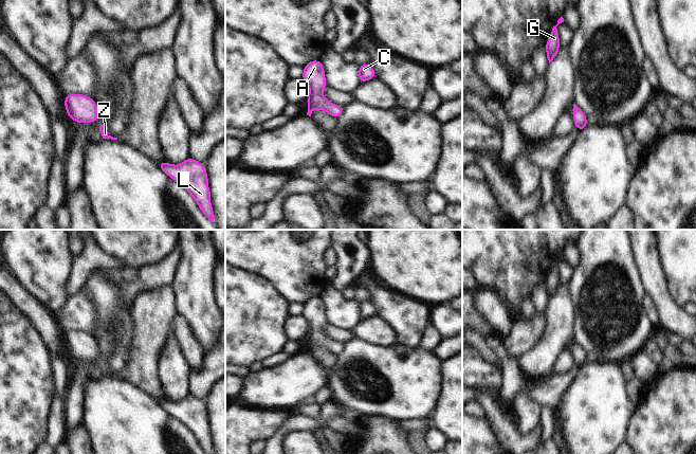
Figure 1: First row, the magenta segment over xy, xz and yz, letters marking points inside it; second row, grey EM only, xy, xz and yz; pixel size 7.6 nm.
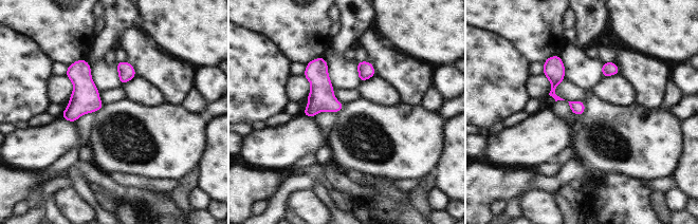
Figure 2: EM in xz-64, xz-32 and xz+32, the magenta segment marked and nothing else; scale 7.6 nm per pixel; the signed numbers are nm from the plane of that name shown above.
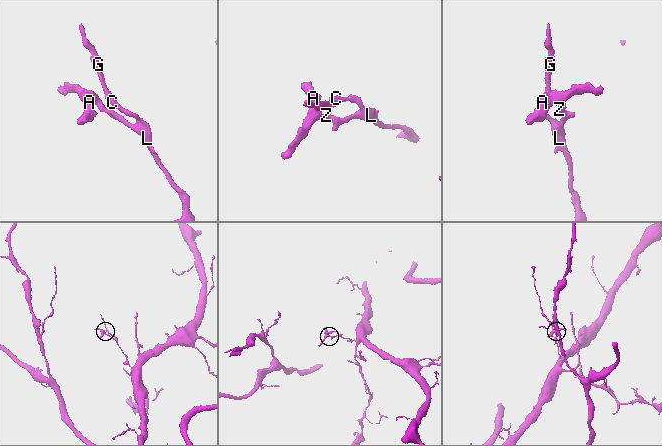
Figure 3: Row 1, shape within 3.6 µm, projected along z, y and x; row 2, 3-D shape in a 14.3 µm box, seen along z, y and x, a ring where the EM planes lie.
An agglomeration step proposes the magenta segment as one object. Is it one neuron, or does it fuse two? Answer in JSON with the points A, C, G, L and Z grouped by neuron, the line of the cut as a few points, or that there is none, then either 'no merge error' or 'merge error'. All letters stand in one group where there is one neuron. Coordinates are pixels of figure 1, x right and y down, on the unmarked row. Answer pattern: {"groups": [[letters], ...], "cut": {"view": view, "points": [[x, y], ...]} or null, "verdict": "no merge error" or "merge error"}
{"groups": [["A", "C", "G", "L", "Z"]], "cut": null, "verdict": "no merge error"}

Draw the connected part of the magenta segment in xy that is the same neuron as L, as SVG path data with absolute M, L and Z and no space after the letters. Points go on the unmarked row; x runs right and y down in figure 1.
M187 395L179 402L171 402L162 398L158 400L158 403L191 432L205 454L215 454L204 401Z

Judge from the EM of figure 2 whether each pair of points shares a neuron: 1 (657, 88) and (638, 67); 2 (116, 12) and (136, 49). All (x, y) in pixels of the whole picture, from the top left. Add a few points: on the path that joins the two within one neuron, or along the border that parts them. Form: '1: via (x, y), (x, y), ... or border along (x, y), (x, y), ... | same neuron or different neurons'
1: via (651, 82), (642, 72) | same neuron
2: border along (131, 25), (116, 41) | different neurons

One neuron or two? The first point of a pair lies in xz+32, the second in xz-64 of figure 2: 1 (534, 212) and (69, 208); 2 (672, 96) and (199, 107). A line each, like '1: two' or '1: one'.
1: one
2: one

